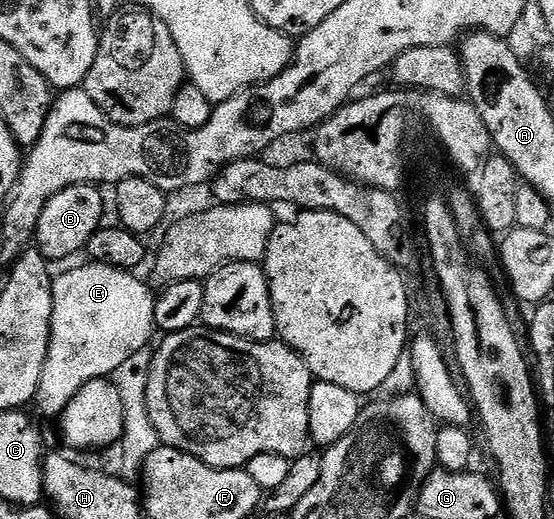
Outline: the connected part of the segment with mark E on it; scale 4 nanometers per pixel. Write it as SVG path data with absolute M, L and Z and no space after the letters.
M84 263L85 265L77 265L74 269L69 269L66 273L56 274L53 277L53 314L51 315L51 331L49 332L49 358L43 367L43 375L39 379L39 387L37 388L37 396L35 405L38 405L47 416L53 419L60 418L64 409L71 403L76 393L91 380L99 380L101 378L112 378L113 372L117 367L126 362L135 351L148 346L155 334L155 293L152 288L144 280L137 278L136 272L127 269L116 269L110 265L99 265L96 263Z

